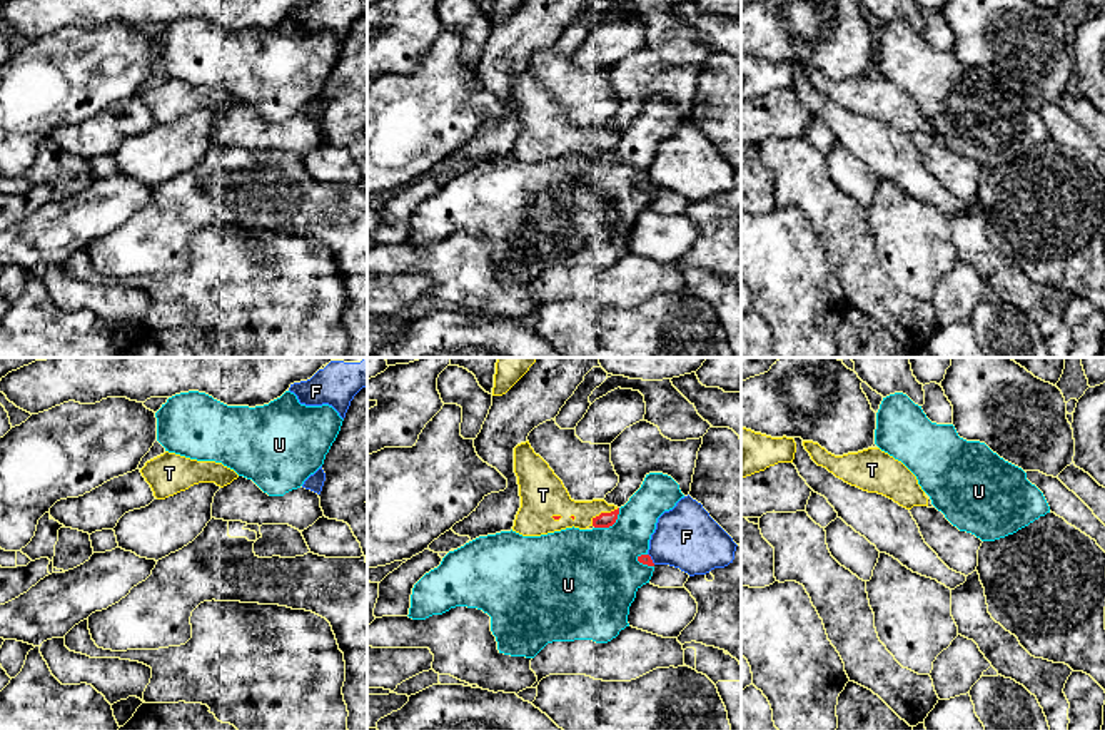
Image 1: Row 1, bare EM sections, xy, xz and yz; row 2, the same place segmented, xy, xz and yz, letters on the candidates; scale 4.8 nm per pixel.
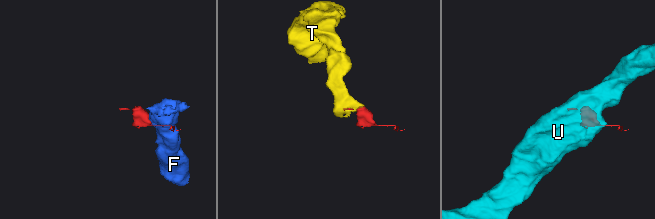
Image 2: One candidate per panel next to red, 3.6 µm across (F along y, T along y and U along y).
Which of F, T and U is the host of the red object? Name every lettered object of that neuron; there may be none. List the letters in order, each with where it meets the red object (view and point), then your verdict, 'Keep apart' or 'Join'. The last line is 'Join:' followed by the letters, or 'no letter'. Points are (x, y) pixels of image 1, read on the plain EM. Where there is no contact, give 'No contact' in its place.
F: Touches red at xz (650, 184). Keep apart
T: Touches red at xz (603, 139). Join
U: Touches red at xz (611, 151). Keep apart
Join: T

